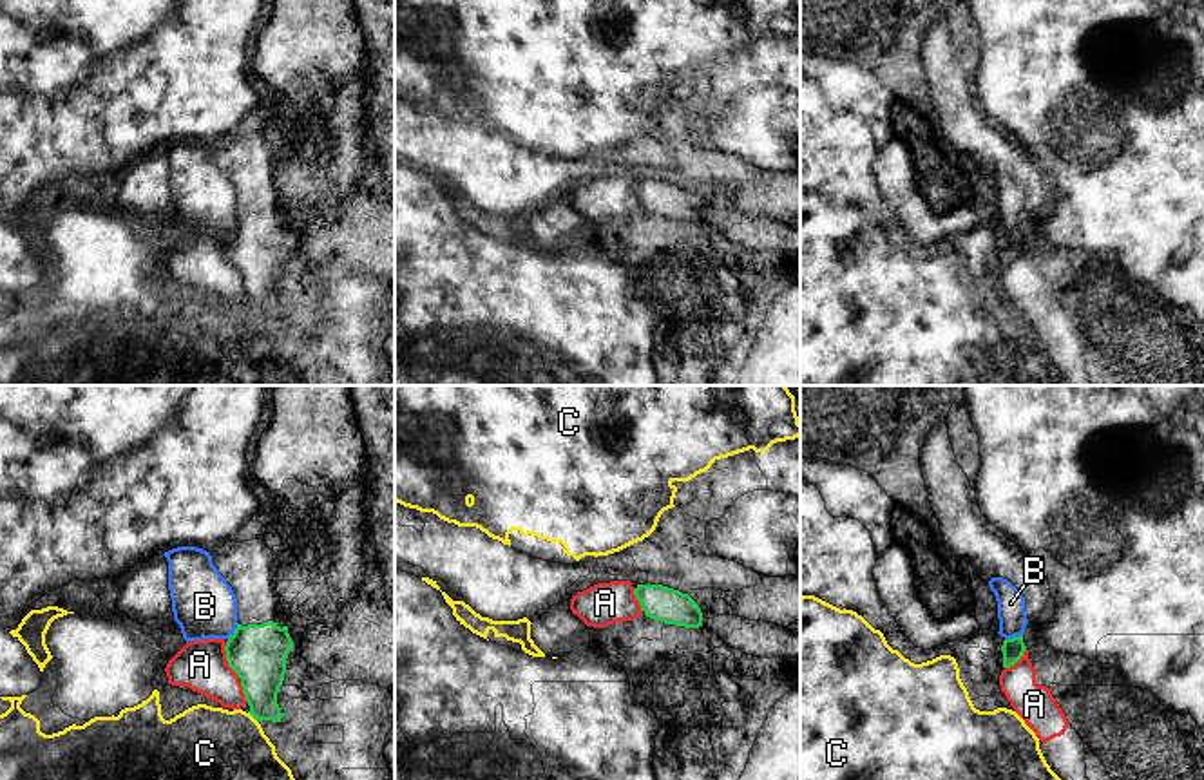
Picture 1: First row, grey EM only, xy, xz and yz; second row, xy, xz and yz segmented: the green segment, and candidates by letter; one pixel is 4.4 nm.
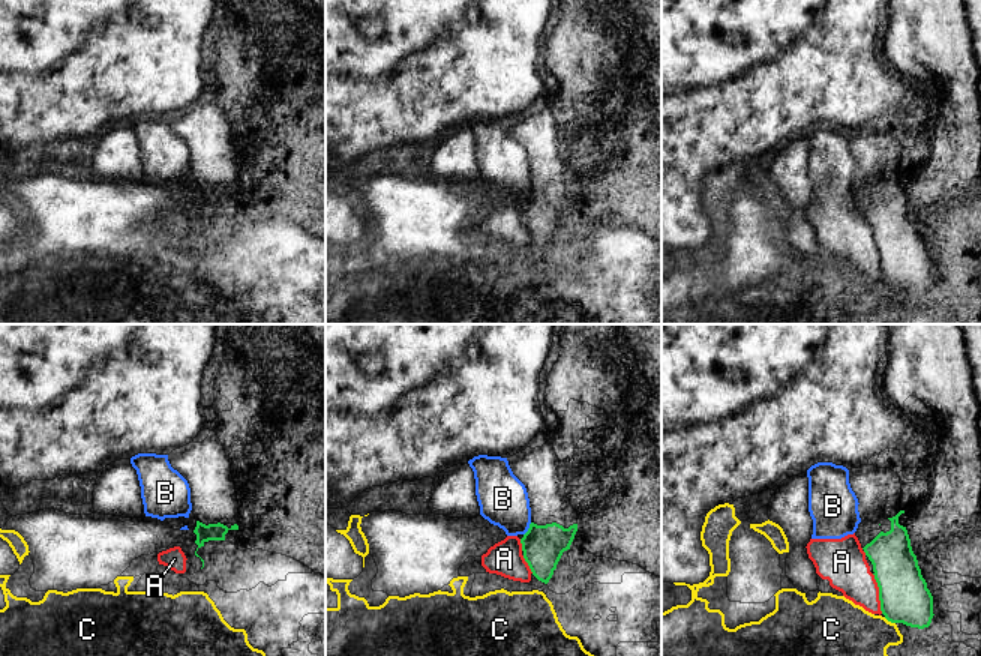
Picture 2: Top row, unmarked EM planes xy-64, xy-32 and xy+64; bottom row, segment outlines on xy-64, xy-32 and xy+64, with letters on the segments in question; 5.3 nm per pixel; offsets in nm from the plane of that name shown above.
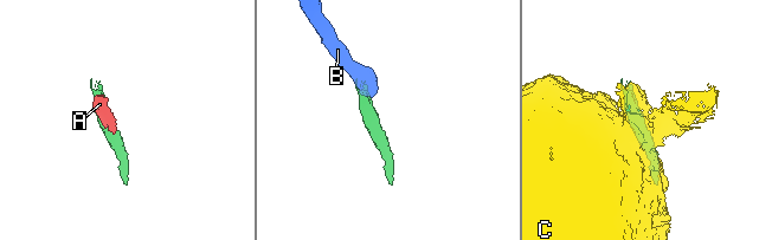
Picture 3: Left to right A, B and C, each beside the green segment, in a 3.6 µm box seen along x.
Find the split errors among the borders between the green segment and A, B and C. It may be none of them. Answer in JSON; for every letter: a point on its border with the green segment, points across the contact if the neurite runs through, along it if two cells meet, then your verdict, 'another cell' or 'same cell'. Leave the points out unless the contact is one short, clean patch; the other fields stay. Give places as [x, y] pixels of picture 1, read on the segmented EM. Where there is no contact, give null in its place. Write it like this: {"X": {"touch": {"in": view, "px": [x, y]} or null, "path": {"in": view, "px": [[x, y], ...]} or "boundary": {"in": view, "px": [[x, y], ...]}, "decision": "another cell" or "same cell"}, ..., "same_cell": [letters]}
{"A": {"touch": {"in": "xy", "px": [227, 659]}, "boundary": {"in": "xy", "px": [[225, 643], [227, 665], [239, 677]]}, "decision": "another cell"}, "B": {"touch": {"in": "xy", "px": [236, 630]}, "boundary": {"in": "xy", "px": [[238, 623], [227, 637]]}, "decision": "another cell"}, "C": {"touch": {"in": "xy", "px": [252, 715]}, "decision": "another cell"}, "same_cell": []}

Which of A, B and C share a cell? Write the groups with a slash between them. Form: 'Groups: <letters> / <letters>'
Groups: A B / C

